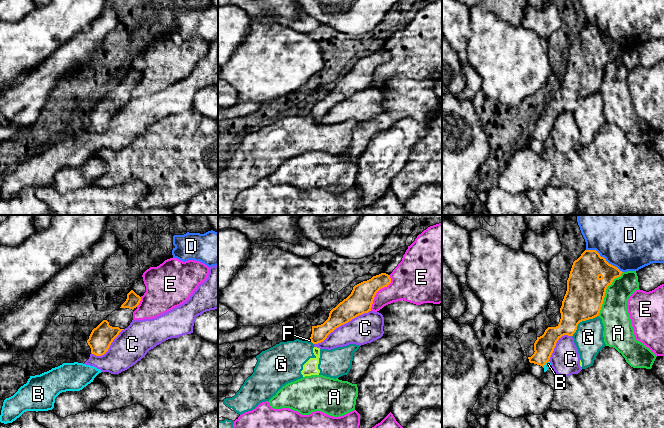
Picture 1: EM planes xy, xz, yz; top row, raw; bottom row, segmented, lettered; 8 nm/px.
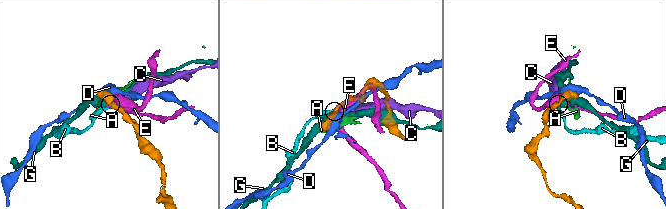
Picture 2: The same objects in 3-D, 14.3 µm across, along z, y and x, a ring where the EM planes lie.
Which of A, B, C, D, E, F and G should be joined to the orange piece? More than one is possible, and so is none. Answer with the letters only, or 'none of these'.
none of these

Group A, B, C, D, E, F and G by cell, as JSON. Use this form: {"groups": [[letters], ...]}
{"groups": [["A"], ["B", "C"], ["D"], ["E"], ["F", "G"]]}

